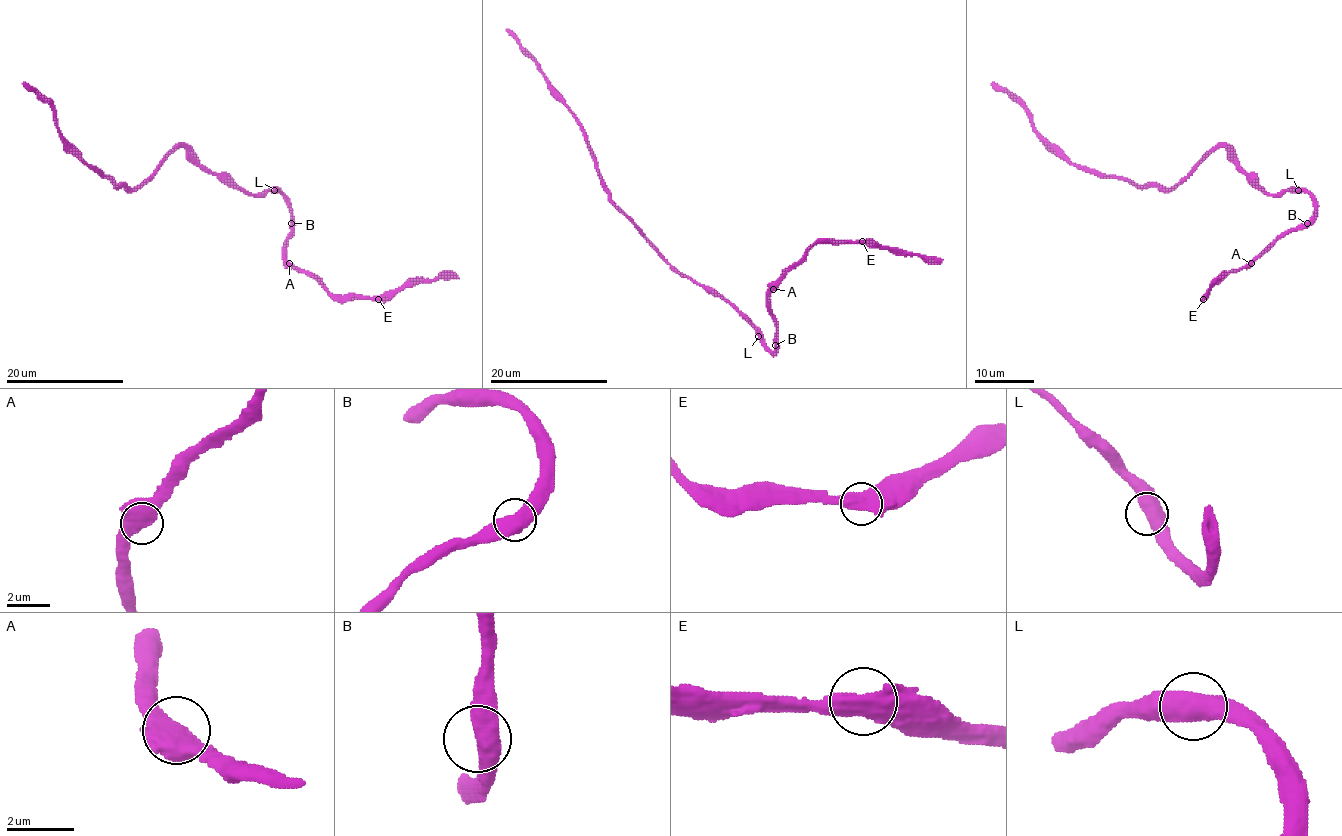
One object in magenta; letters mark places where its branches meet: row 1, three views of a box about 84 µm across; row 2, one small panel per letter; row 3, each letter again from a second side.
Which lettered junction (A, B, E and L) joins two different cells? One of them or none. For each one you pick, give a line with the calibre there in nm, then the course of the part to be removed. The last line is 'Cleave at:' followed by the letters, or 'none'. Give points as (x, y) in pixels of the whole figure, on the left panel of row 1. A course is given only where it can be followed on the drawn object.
Cleave at: none

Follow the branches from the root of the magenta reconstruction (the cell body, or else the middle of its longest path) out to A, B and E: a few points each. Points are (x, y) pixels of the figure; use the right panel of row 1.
A: (1254, 179), (1270, 194), (1305, 191), (1314, 203), (1314, 212), (1307, 222), (1282, 232), (1251, 263)
B: (1254, 179), (1270, 194), (1305, 191), (1314, 203), (1313, 219), (1307, 223)
E: (1254, 179), (1270, 194), (1305, 191), (1314, 203), (1313, 216), (1282, 232), (1245, 266), (1227, 272), (1204, 299)

